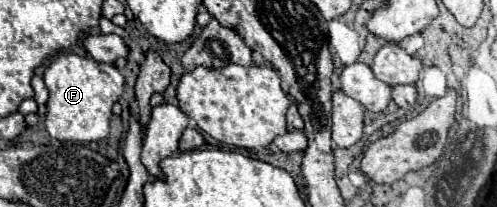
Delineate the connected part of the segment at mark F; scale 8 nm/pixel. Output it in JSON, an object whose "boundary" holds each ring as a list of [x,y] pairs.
{"boundary":[[[74,53],[58,55],[44,71],[44,83],[50,93],[46,129],[58,141],[100,141],[108,137],[112,105],[122,95],[124,77],[110,63],[98,63],[92,57]]]}

